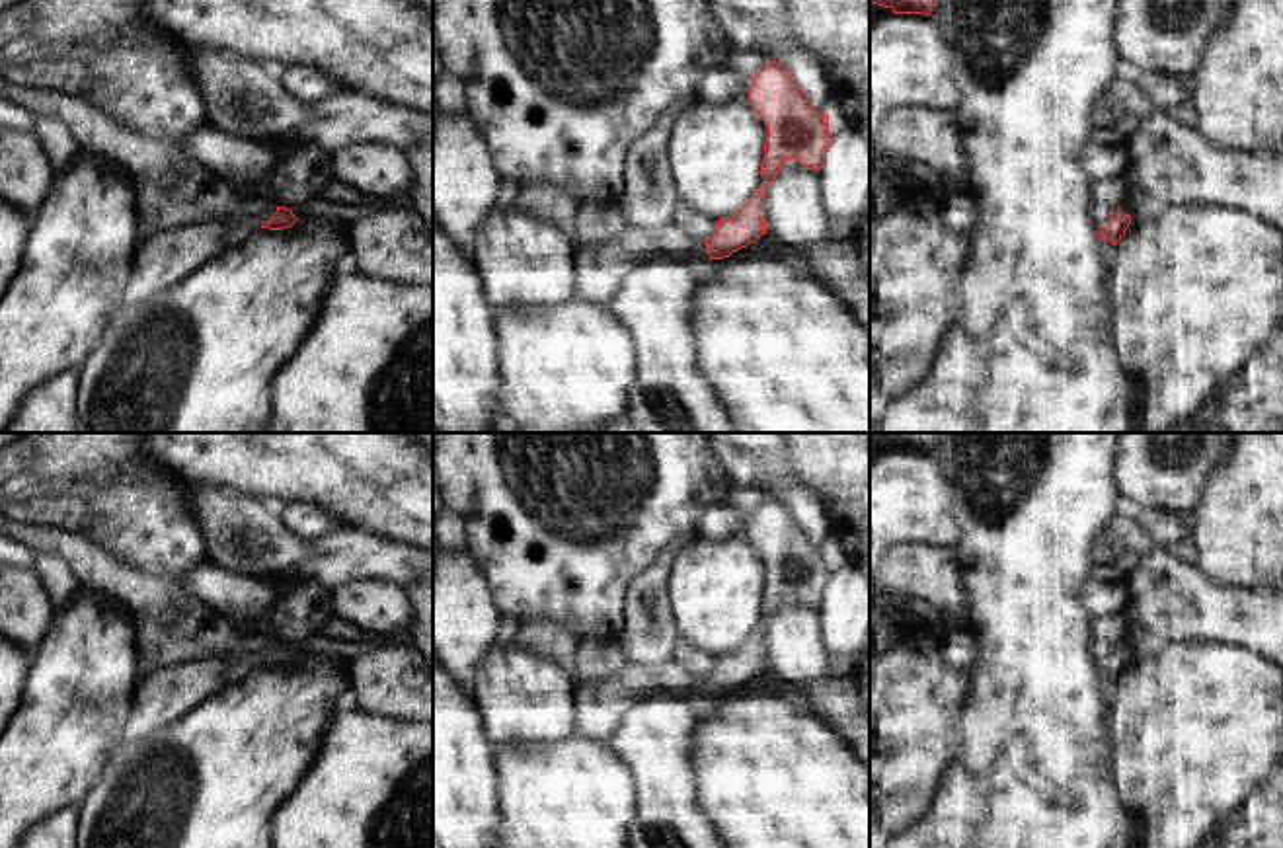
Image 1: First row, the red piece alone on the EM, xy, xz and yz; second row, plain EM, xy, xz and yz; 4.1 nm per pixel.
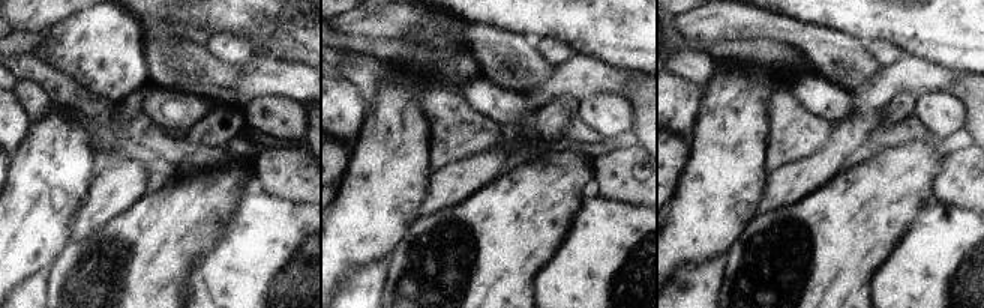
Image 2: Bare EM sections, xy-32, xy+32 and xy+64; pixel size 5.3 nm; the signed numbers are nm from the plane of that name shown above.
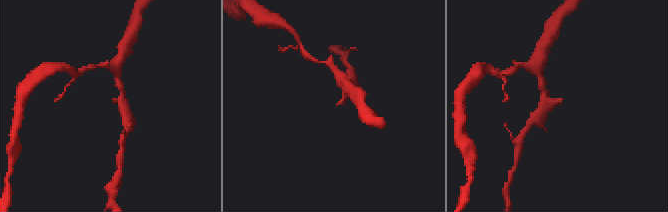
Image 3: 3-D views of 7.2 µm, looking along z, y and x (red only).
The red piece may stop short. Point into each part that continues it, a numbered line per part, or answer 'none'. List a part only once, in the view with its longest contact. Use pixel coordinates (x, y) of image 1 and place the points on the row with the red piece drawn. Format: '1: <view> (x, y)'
1: xy (176, 192)

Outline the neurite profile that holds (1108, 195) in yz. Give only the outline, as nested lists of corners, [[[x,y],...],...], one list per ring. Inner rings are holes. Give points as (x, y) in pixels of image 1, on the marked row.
[[[1129,168],[1115,181],[1092,183],[1092,199],[1088,209],[1090,209],[1092,226],[1096,234],[1104,230],[1106,222],[1119,207],[1129,203],[1127,193],[1133,185],[1135,185],[1133,168]]]

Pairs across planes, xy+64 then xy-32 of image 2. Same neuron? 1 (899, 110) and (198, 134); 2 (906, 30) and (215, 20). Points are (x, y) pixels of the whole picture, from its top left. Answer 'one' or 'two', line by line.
1: one
2: one

